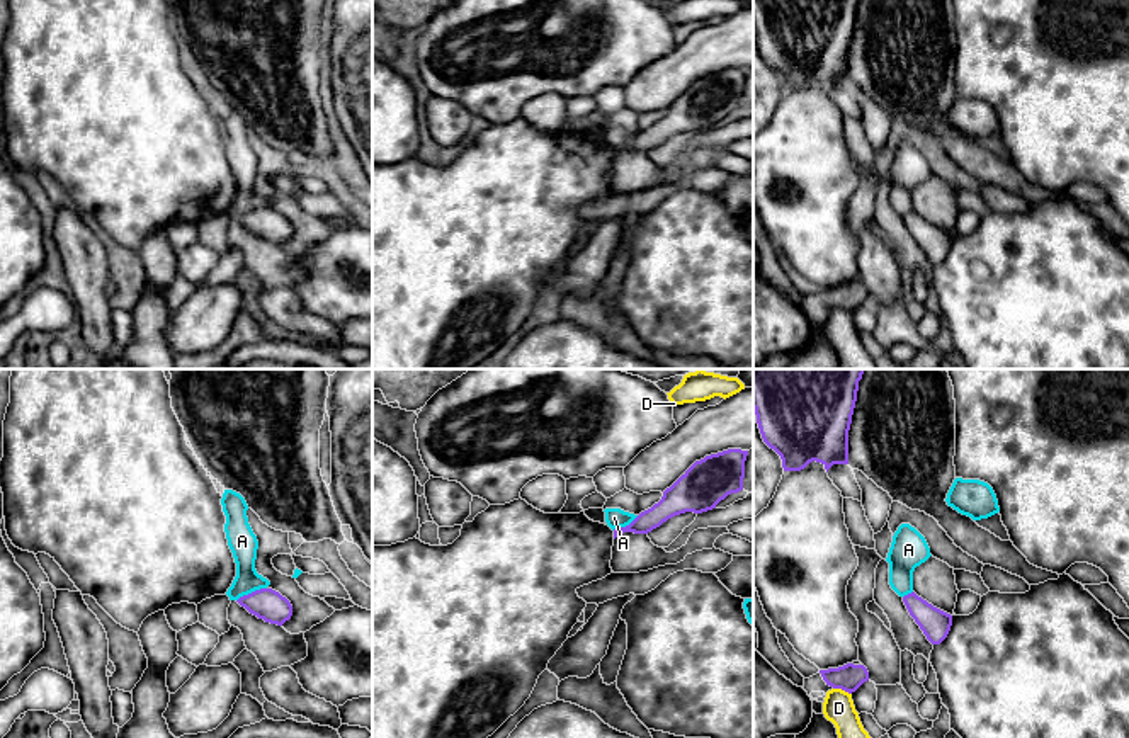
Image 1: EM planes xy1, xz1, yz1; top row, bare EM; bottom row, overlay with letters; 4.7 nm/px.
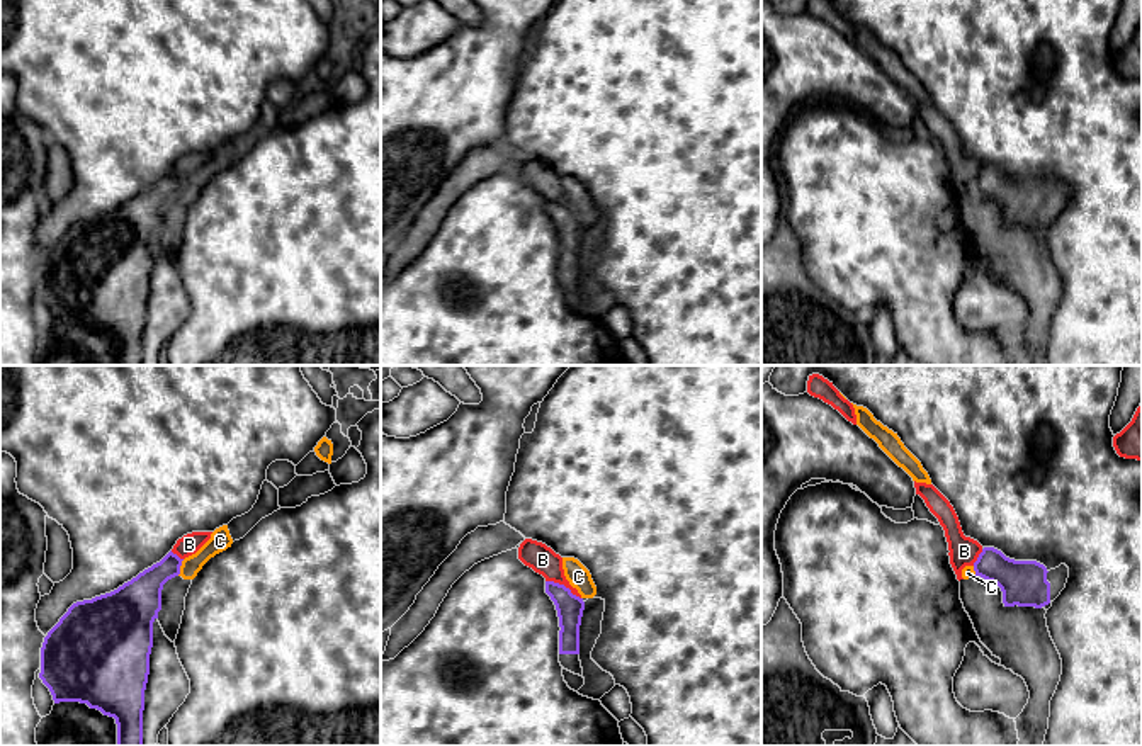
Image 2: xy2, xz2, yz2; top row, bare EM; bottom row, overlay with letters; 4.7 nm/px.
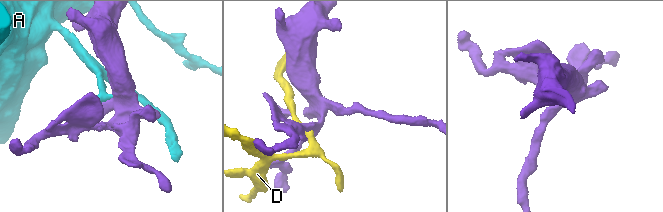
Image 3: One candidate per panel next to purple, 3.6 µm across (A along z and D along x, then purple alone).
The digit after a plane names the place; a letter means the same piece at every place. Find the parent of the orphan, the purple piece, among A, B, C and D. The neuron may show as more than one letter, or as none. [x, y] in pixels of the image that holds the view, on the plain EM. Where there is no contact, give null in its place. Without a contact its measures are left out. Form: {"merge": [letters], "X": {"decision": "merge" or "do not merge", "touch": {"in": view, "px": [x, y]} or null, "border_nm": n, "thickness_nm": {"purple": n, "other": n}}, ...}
{"merge": [], "A": {"decision": "do not merge", "touch": {"in": "xy1", "px": [252, 211]}, "border_nm": 160, "thickness_nm": {"purple": 150, "other": 140}}, "B": {"decision": "do not merge", "touch": {"in": "xz2", "px": [563, 204]}, "border_nm": 190, "thickness_nm": {"purple": 130, "other": 140}}, "C": {"decision": "do not merge", "touch": {"in": "xy2", "px": [179, 187]}, "border_nm": 90, "thickness_nm": {"purple": 220, "other": 100}}, "D": {"decision": "do not merge", "touch": {"in": "yz1", "px": [842, 308]}, "border_nm": 90, "thickness_nm": {"purple": 130, "other": 150}}}

